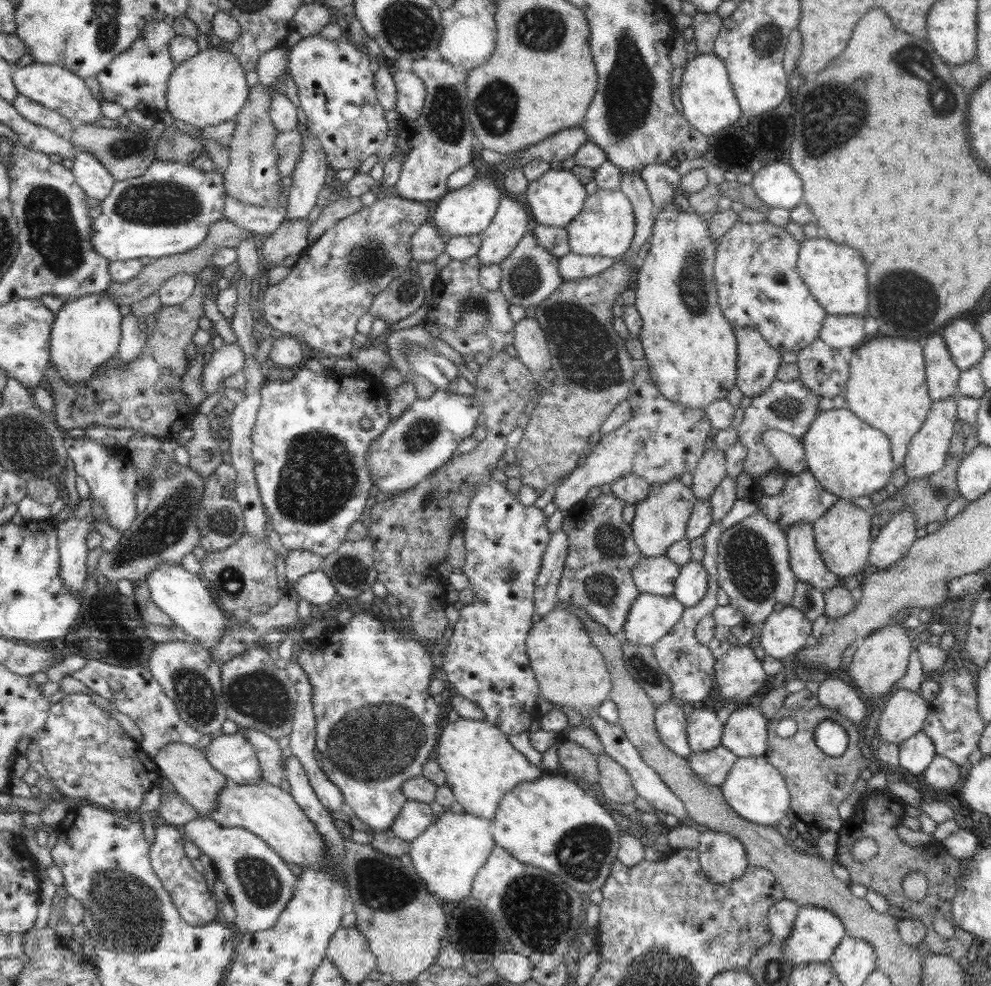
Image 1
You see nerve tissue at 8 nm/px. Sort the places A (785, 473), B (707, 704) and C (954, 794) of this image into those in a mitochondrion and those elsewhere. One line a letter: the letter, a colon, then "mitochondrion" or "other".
A: other
B: other
C: other

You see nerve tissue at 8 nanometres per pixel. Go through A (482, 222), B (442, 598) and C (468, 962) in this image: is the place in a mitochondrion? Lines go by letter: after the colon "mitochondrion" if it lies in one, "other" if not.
A: other
B: other
C: other

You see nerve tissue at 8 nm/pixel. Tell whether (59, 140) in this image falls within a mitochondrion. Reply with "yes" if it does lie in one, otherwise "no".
no

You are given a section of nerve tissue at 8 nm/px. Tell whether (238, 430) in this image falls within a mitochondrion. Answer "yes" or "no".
no

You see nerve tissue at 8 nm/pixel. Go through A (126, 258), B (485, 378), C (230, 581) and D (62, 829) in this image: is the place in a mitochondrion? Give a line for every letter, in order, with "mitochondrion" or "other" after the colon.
A: other
B: other
C: mitochondrion
D: other

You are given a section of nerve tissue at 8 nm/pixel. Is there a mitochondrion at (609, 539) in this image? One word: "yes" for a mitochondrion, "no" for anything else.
yes

